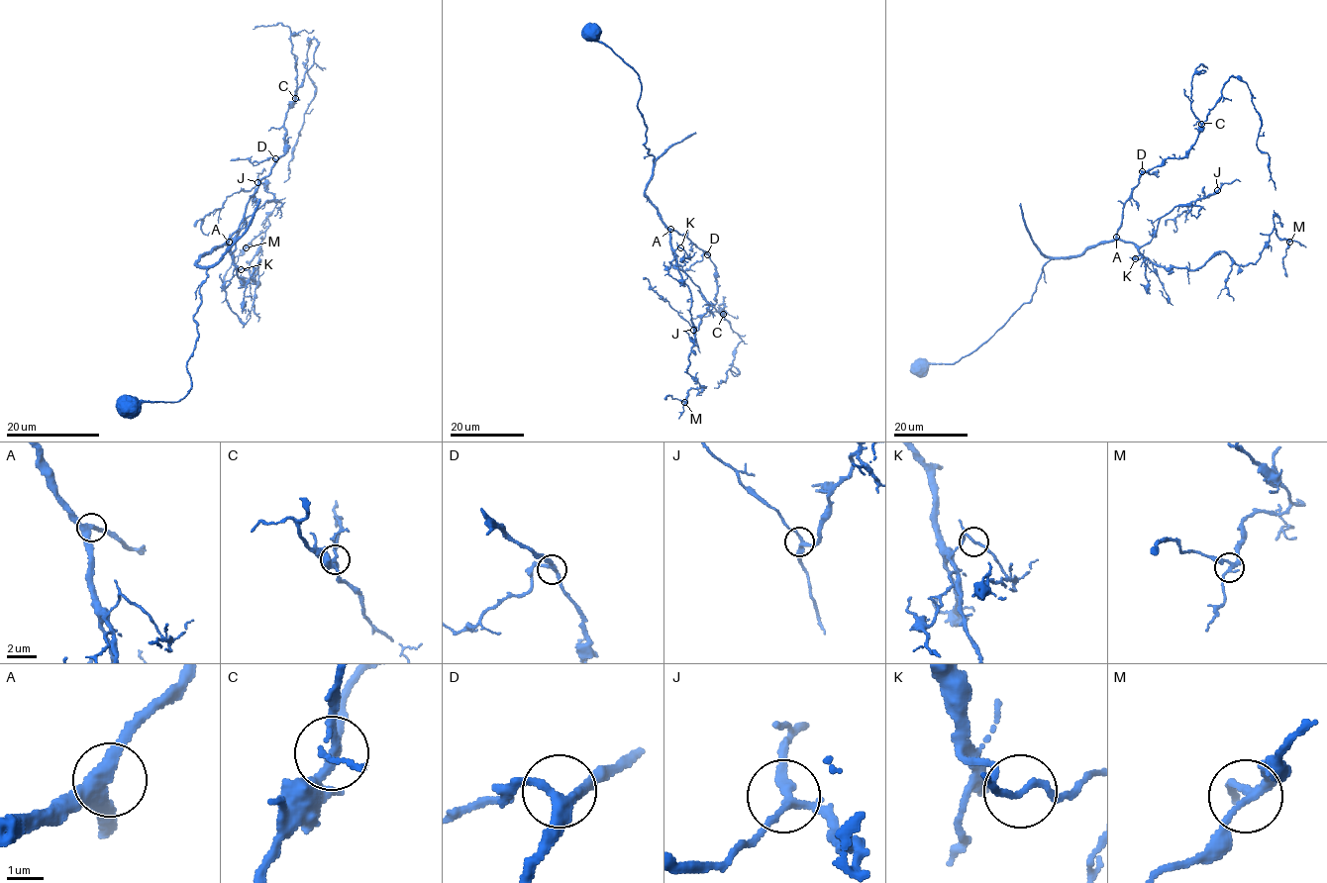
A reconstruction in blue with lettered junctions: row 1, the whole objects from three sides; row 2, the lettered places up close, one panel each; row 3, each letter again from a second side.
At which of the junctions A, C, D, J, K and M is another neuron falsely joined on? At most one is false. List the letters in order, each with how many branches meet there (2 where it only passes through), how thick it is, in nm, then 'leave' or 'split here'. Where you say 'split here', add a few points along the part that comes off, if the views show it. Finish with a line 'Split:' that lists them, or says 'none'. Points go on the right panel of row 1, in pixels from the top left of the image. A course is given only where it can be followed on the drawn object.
A: branches 3; calibre 320 nm; leave
C: branches 3; calibre 220 nm; leave
D: branches 3; calibre 280 nm; leave
J: branches 3; calibre 200 nm; leave
K: branches 3; calibre 130 nm; leave
M: branches 3; calibre 240 nm; leave
Split: none

